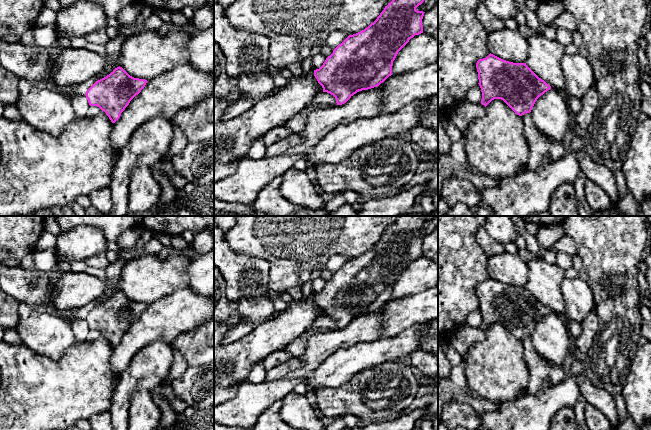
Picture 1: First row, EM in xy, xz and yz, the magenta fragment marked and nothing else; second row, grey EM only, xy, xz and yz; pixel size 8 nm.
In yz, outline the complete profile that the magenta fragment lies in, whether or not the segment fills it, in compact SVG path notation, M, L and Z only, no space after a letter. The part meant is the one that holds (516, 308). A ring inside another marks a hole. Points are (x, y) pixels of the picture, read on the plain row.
M493 278L479 283L476 287L479 310L482 316L481 328L485 331L494 323L503 324L517 339L530 337L537 323L551 313L526 287L513 287Z

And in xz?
M398 216L373 247L349 259L339 268L323 289L314 294L323 316L333 319L337 329L342 329L357 316L377 311L391 300L393 285L398 276L411 262L423 257L422 243L425 236L416 232L425 222L424 216Z

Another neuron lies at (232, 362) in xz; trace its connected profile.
M314 295L290 303L282 313L254 326L253 331L240 340L214 346L214 387L228 387L247 381L251 368L274 351L312 330L312 323L323 316Z

